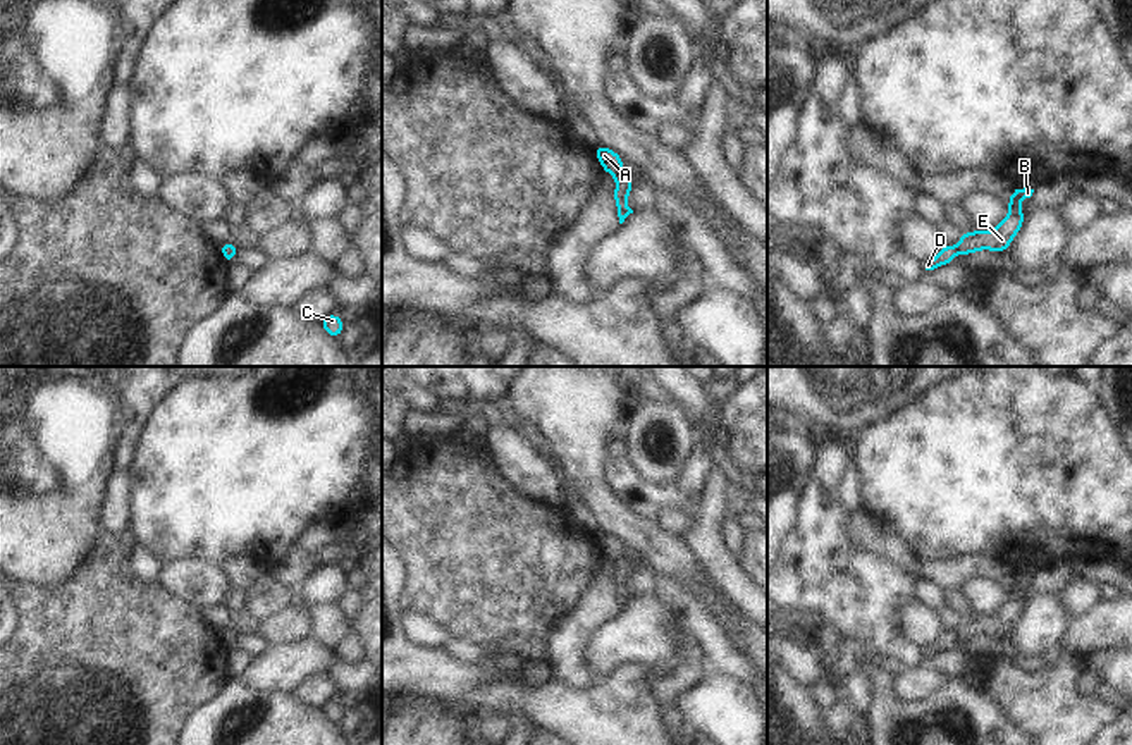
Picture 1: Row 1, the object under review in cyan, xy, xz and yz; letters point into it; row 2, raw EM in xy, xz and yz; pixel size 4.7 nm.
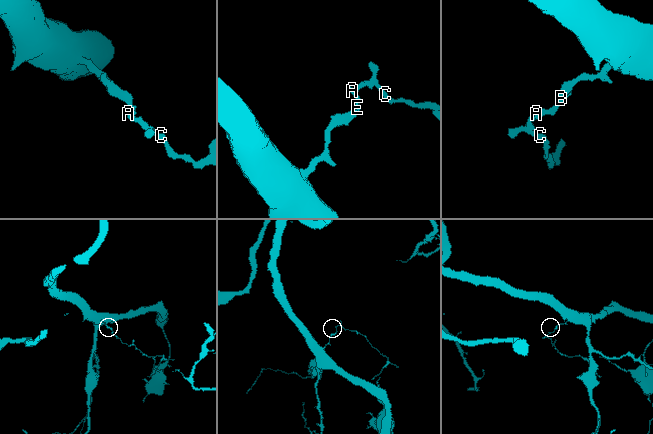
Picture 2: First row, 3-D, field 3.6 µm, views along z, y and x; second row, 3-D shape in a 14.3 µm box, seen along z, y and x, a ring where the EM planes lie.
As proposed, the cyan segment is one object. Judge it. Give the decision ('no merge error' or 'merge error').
merge error

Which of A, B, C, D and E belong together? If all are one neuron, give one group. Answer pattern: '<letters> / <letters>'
A C D / B E

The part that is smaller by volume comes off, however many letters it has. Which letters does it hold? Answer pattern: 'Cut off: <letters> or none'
Cut off: A, C, D

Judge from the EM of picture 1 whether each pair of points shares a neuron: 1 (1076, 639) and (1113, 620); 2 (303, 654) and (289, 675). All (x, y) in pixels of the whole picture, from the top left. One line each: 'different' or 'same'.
1: same
2: same

